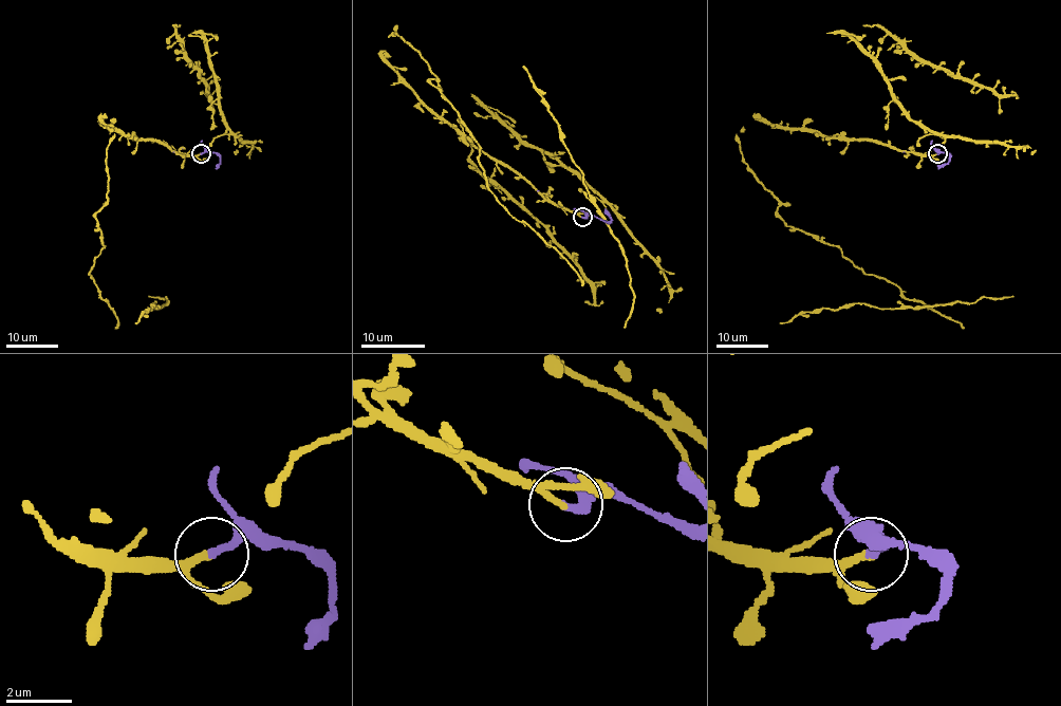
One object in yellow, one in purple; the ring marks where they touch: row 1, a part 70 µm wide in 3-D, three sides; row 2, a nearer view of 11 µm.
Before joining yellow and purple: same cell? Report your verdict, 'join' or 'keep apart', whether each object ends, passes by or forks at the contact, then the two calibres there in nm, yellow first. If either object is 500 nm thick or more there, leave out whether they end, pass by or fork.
join | yellow ends | purple ends | 200/280 nm

